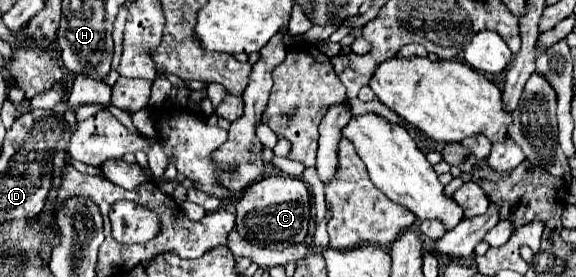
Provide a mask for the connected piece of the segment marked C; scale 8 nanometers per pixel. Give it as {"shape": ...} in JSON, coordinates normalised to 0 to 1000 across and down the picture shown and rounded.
{"shape":[[[472,632],[431,668],[410,726],[410,827],[444,892],[497,899],[510,877],[528,877],[538,798],[538,697],[517,639]]]}

